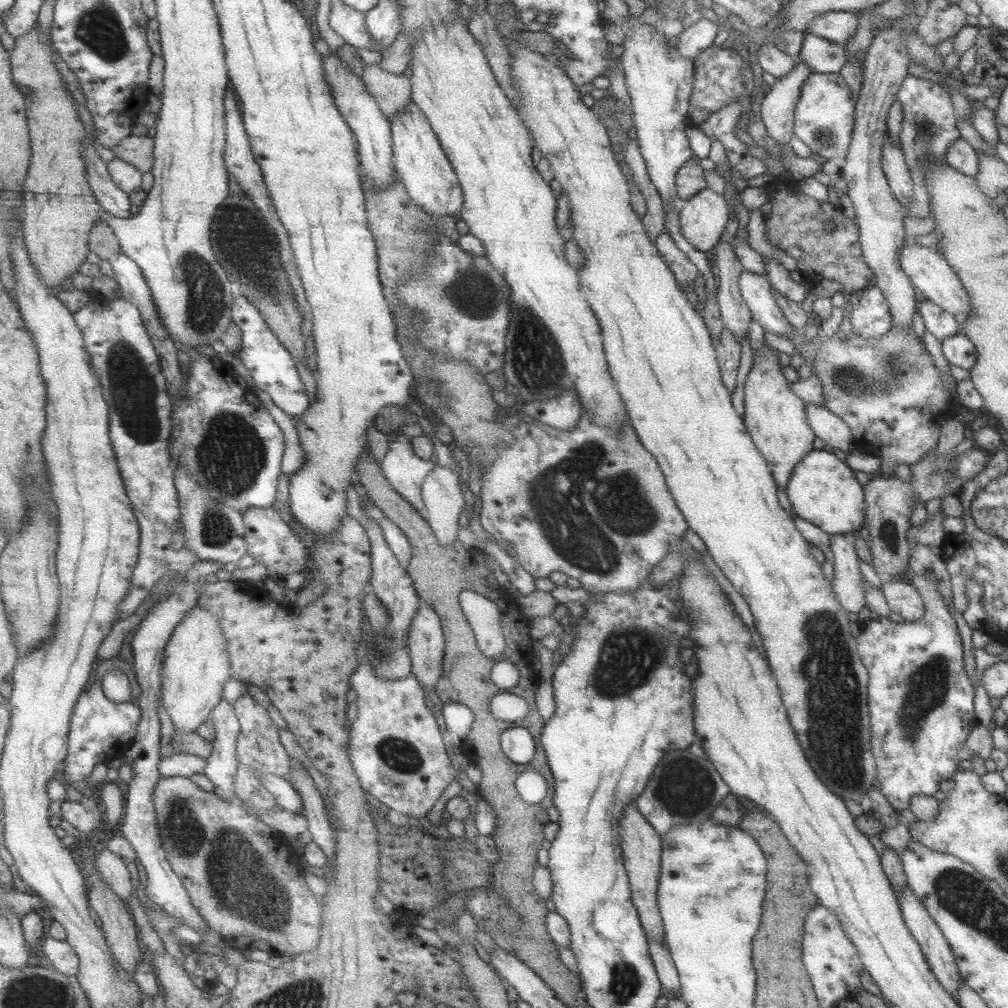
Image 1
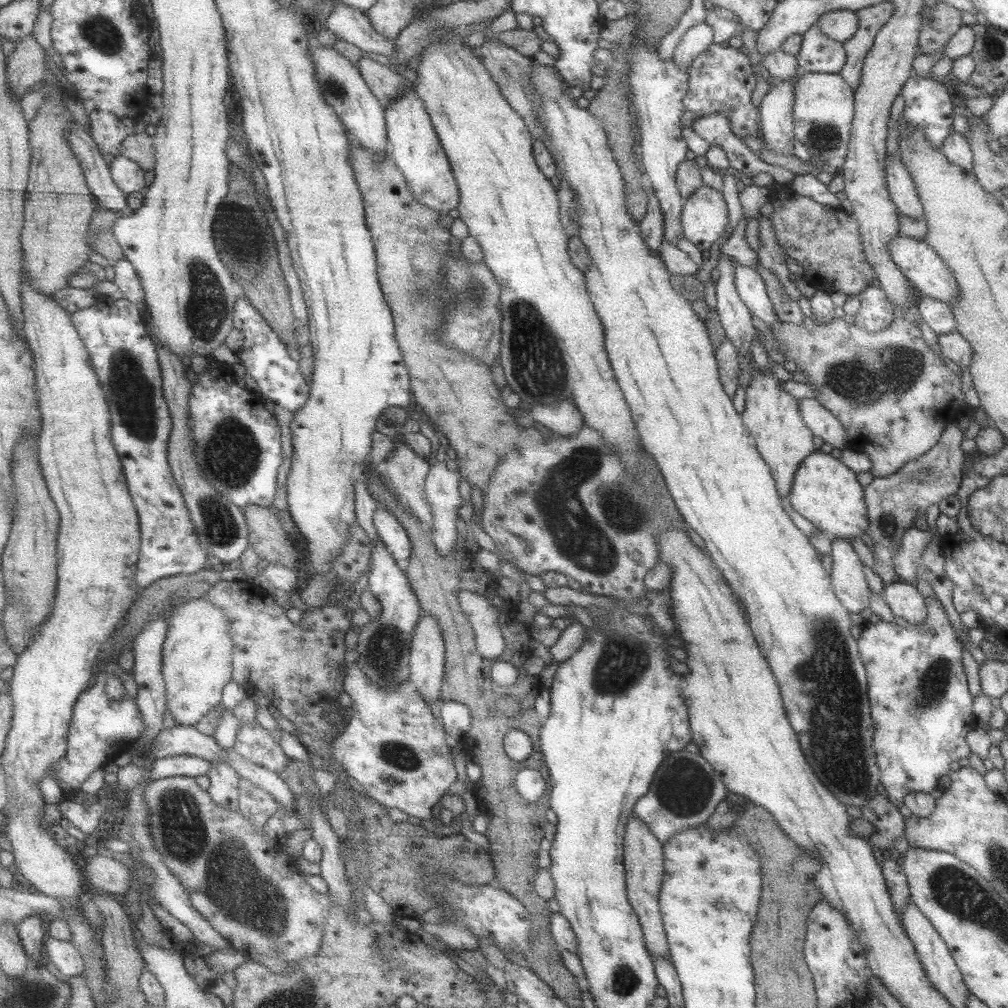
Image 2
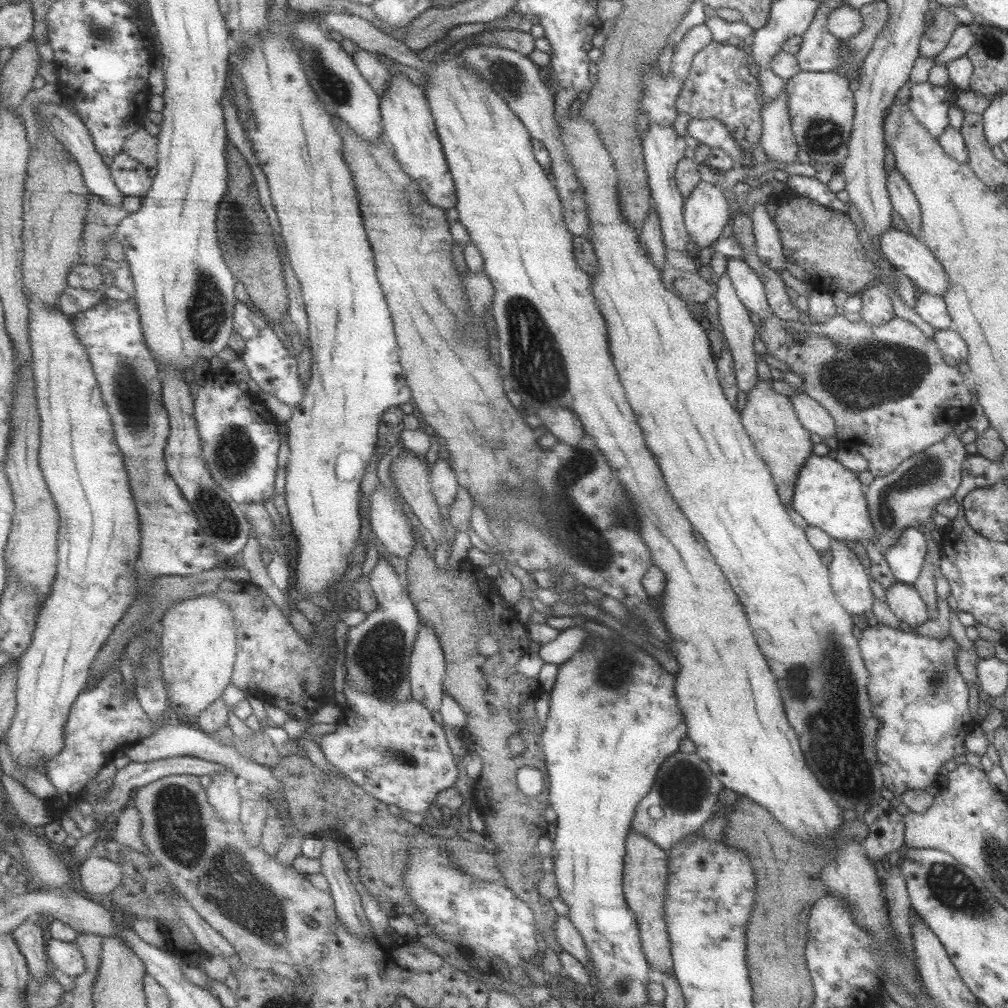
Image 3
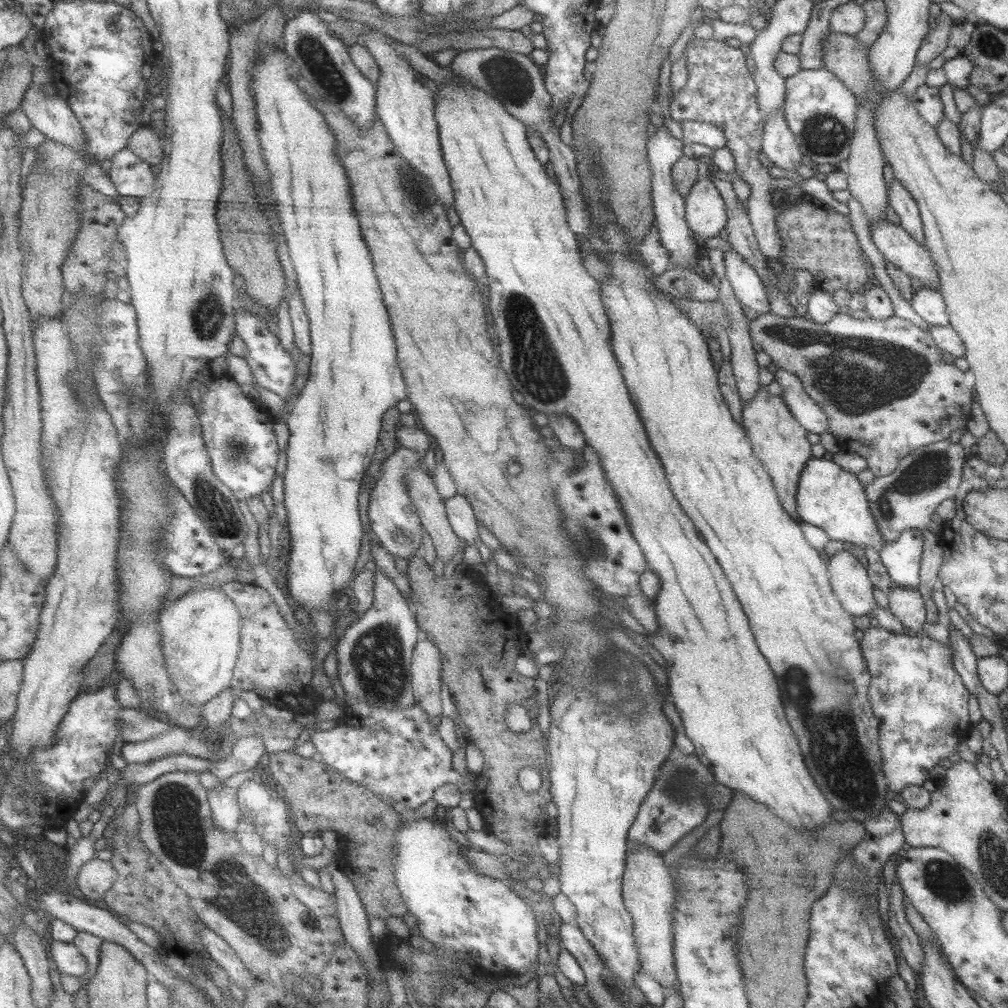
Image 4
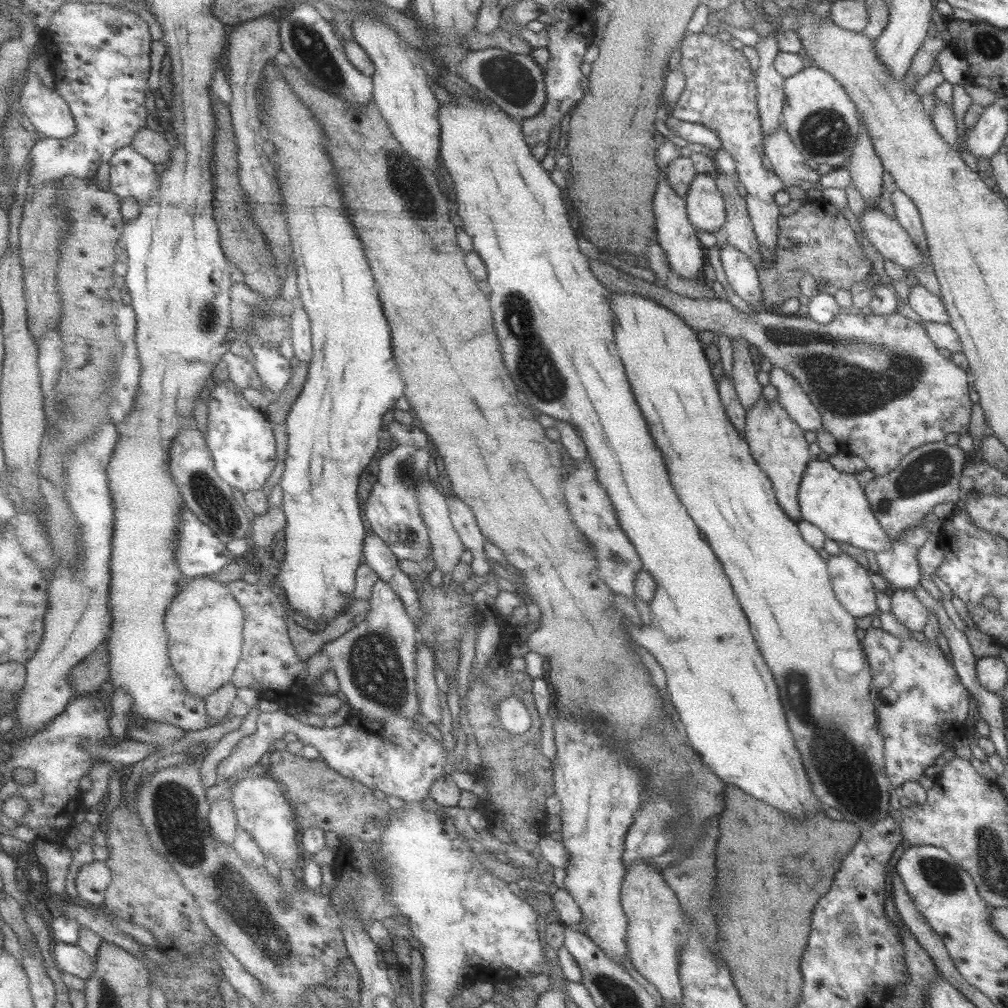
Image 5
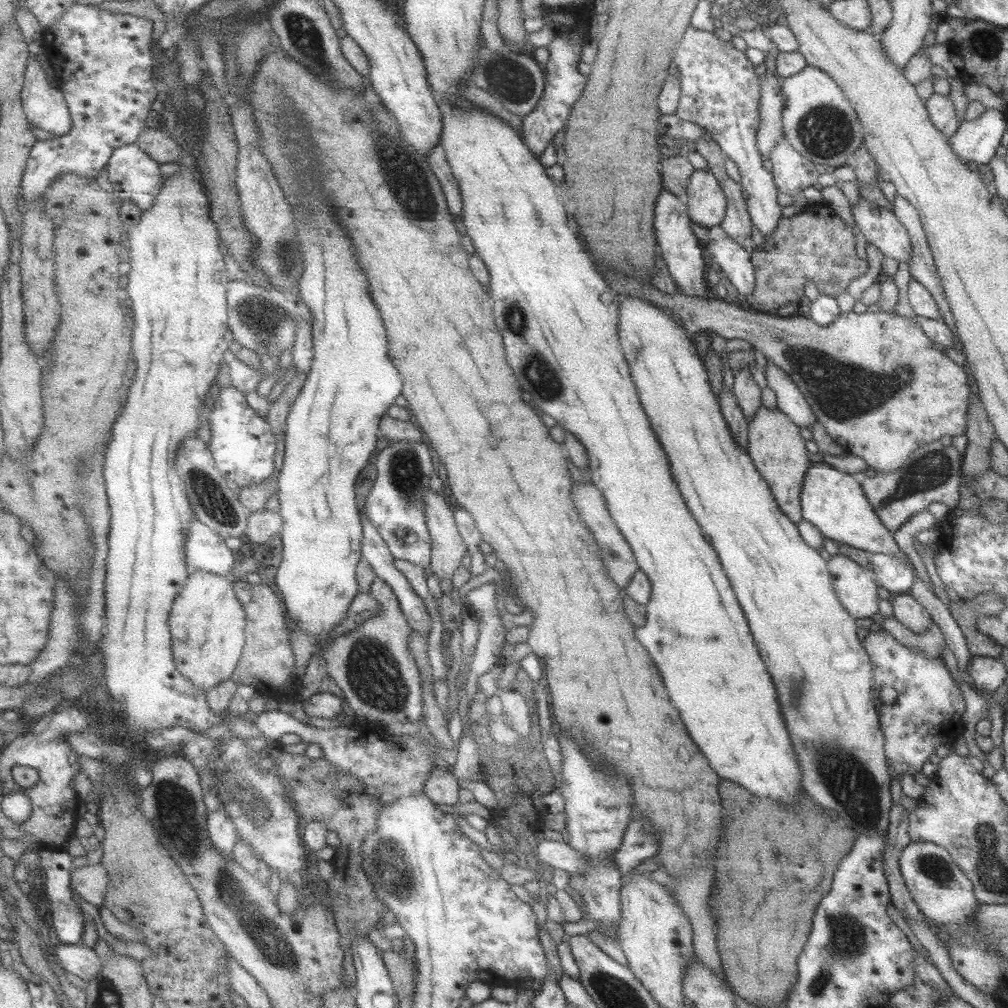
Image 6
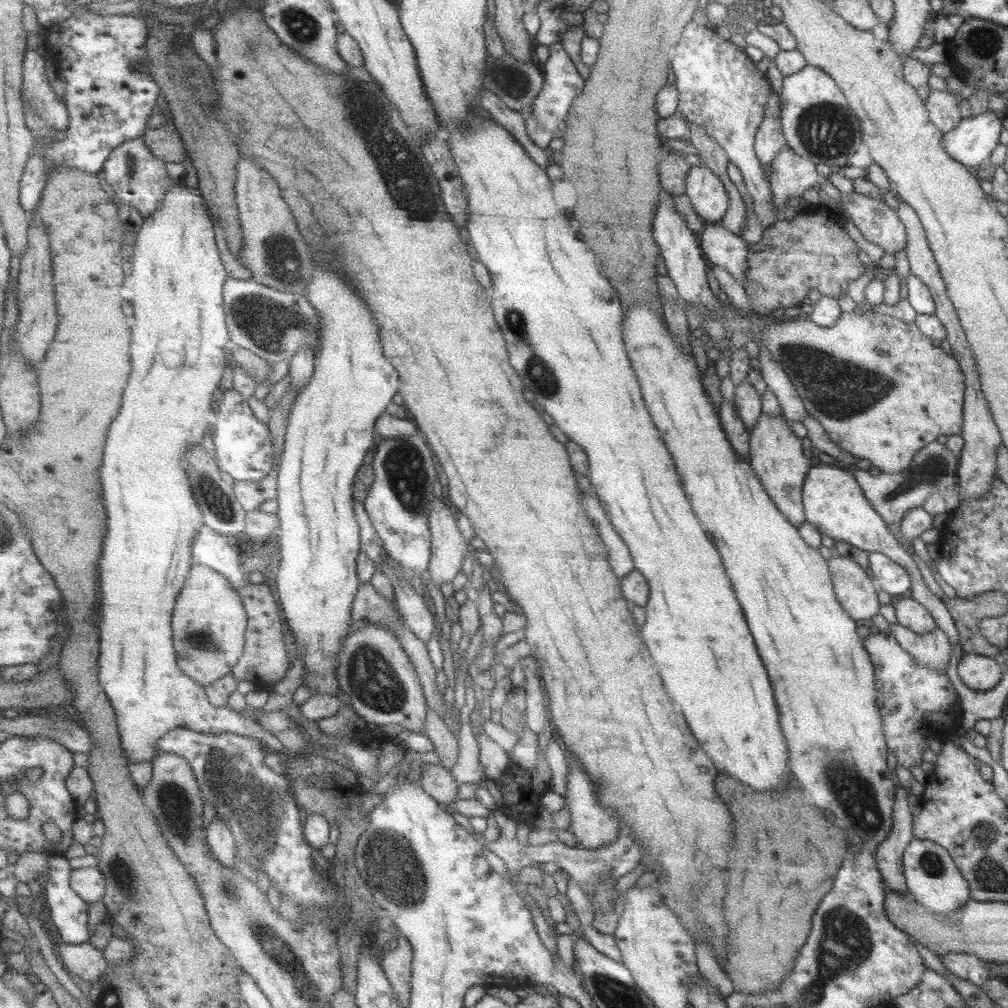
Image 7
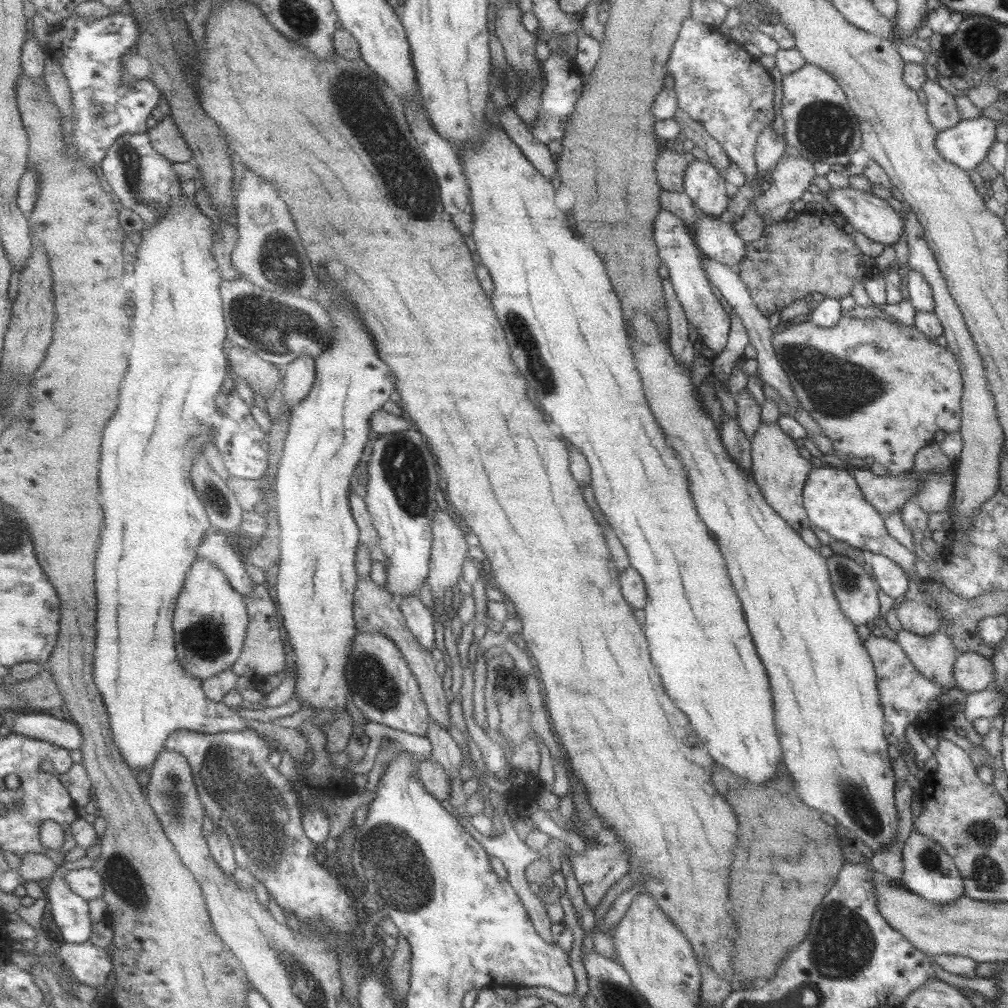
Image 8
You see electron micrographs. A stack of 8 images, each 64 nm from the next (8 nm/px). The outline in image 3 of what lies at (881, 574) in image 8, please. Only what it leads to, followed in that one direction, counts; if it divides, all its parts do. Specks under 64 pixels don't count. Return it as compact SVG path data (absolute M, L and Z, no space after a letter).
M907 528L896 543L883 552L883 558L892 572L895 583L913 585L920 573L926 553L922 529Z

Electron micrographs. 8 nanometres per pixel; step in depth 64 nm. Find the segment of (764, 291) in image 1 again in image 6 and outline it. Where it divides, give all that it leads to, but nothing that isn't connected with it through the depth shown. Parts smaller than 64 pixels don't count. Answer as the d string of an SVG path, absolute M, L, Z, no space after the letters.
M717 237L705 243L711 262L717 264L722 274L746 298L754 283L751 255L732 238Z

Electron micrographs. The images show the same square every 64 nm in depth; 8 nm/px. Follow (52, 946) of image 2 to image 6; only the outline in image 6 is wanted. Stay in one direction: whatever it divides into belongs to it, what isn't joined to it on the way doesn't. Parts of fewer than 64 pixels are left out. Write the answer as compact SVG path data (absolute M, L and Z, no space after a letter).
M61 943L56 948L55 959L66 972L81 978L87 984L103 971L104 961L94 948L89 948L89 946Z

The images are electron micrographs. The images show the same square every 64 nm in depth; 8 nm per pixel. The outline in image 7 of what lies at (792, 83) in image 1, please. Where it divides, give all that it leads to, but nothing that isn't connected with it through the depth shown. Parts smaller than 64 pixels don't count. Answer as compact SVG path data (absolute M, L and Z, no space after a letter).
M787 146L778 151L770 167L770 202L775 204L777 220L783 220L789 216L787 200L801 197L807 188L818 182L820 176L815 171L814 162L799 156Z

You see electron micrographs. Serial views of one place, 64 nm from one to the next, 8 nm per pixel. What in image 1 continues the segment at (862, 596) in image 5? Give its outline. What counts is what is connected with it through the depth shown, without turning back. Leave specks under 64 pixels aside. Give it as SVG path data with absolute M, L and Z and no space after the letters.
M856 534L831 535L828 546L833 555L833 578L830 580L832 592L841 607L857 614L866 604L863 578L859 570L860 560L852 548Z

